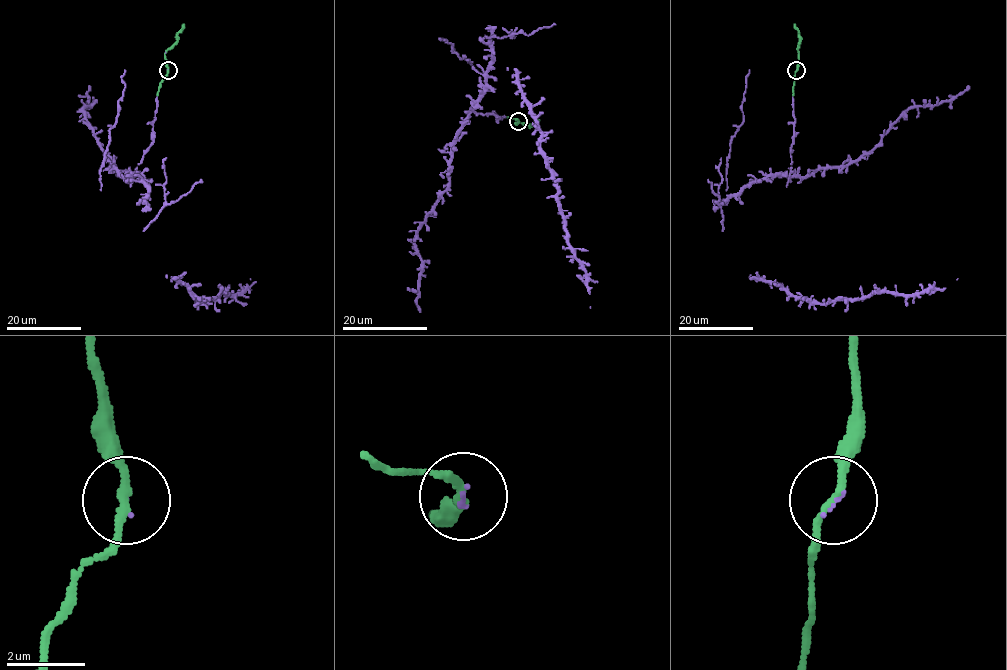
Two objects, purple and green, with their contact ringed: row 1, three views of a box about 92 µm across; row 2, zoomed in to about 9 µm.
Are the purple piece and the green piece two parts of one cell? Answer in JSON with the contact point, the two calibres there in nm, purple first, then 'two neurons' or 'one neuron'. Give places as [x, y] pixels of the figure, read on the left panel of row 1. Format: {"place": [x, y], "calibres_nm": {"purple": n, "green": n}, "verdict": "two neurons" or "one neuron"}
{"place": [168, 70], "calibres_nm": {"purple": 70, "green": 190}, "verdict": "one neuron"}

